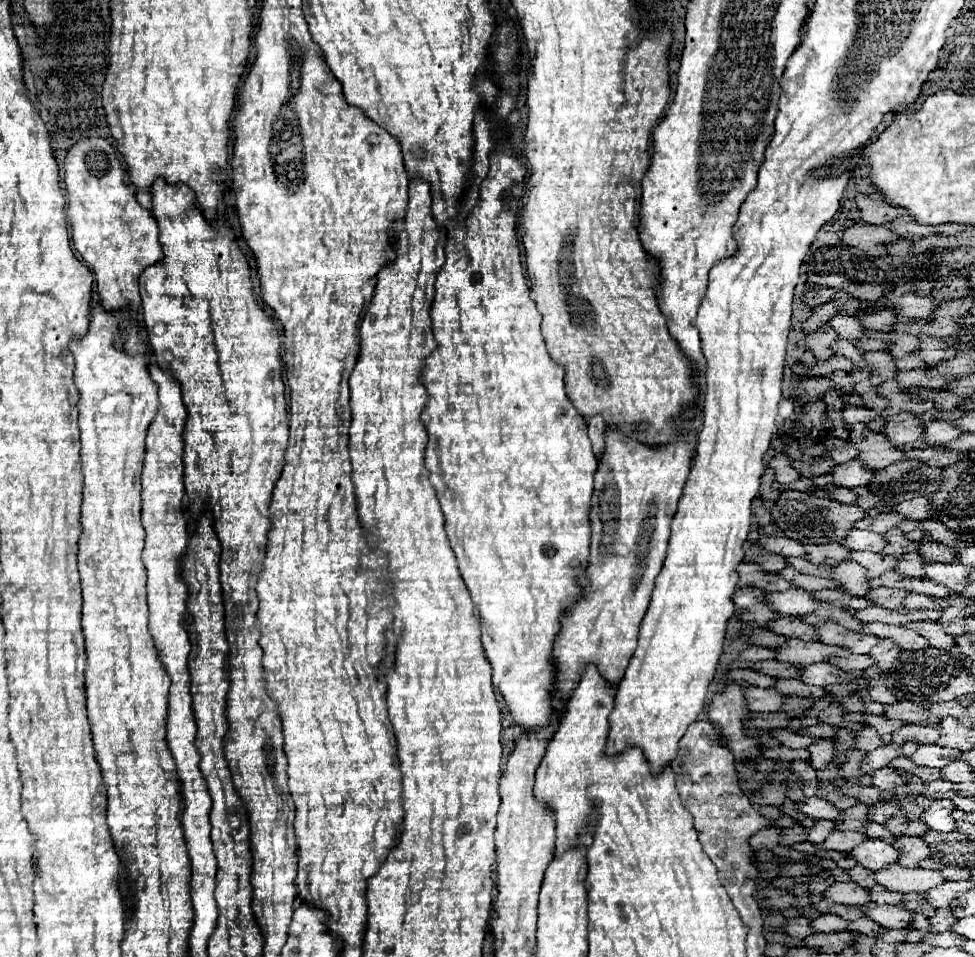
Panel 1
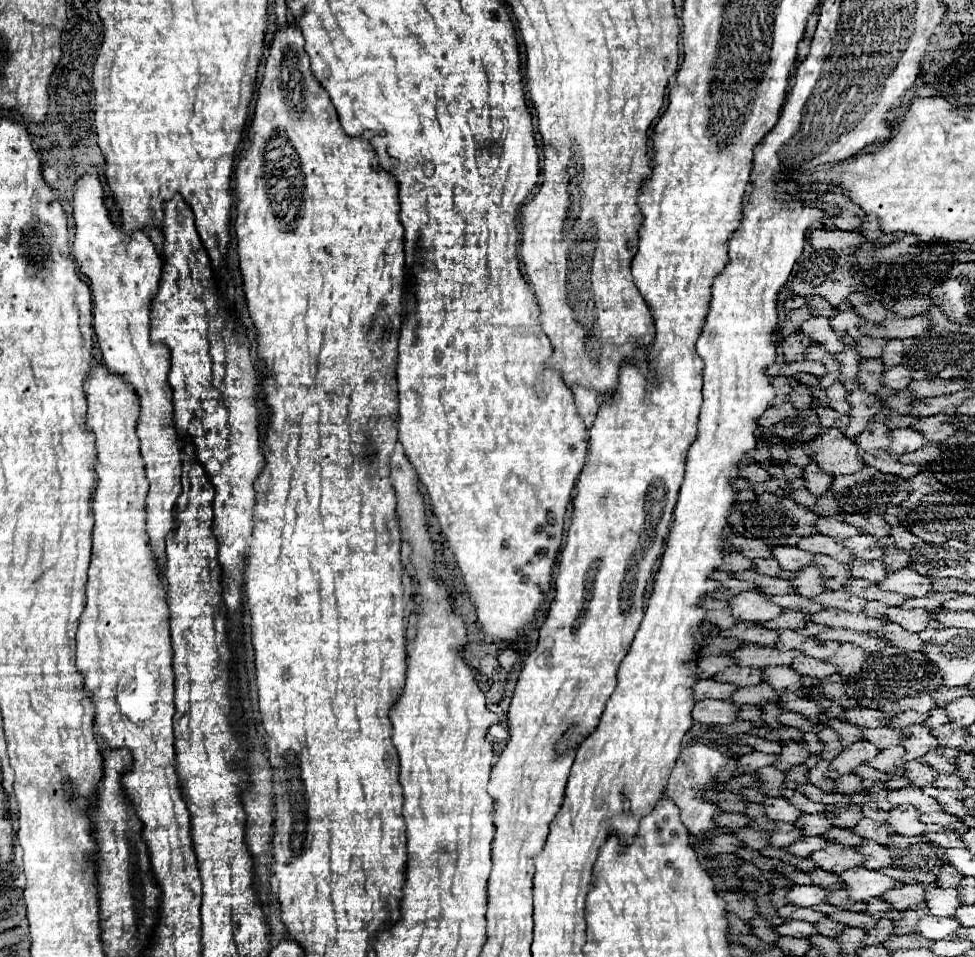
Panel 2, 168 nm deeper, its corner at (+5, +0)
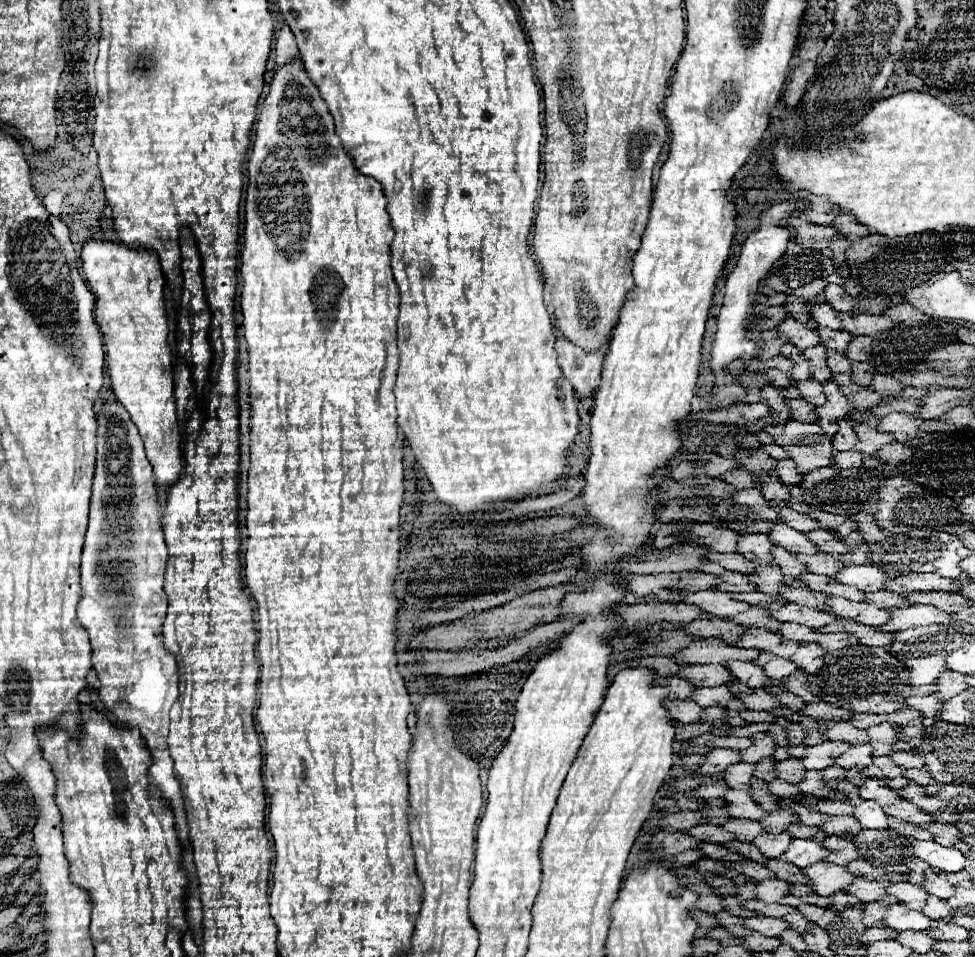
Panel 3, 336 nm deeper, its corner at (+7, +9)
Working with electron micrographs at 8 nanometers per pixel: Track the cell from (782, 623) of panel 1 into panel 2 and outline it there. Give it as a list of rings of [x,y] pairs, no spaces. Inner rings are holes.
[[[741,621],[735,627],[731,627],[729,631],[721,631],[721,635],[725,637],[735,637],[743,643],[757,643],[757,645],[775,645],[779,631],[777,629],[767,629],[759,623],[747,623]]]

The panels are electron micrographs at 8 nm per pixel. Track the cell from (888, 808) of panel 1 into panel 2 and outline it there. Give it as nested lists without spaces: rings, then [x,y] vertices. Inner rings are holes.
[[[849,805],[847,809],[833,809],[831,811],[831,819],[833,819],[833,825],[837,827],[855,827],[861,819],[863,819],[863,811],[861,811],[861,805]]]

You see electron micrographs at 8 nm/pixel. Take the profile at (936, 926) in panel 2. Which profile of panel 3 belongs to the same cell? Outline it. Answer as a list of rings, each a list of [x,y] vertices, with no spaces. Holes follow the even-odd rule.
[[[897,904],[887,906],[885,916],[883,916],[883,924],[897,932],[925,930],[929,926],[929,922],[931,920],[927,916],[923,916],[921,912],[915,912],[915,910],[909,910],[907,906],[897,906]]]

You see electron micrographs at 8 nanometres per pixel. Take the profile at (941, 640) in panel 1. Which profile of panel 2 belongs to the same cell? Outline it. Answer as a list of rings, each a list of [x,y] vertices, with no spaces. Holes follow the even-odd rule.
[[[887,621],[875,635],[879,635],[881,639],[887,639],[889,643],[893,643],[901,649],[919,651],[919,647],[925,647],[925,641],[917,633],[909,633],[899,623],[891,623],[891,621]]]

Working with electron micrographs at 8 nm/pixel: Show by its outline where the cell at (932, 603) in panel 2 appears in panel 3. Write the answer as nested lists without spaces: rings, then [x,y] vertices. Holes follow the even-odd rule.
[[[885,590],[865,594],[865,602],[875,604],[877,608],[885,608],[885,610],[907,606],[907,602],[905,602],[905,596],[903,596],[903,594],[893,594],[893,592],[885,592]]]

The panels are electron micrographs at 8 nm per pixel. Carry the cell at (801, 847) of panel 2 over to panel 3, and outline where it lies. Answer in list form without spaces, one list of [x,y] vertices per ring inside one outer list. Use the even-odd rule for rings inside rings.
[[[781,832],[781,834],[759,834],[757,838],[753,838],[751,844],[755,844],[759,852],[765,854],[767,858],[781,858],[789,842],[791,842],[791,836],[787,832]]]

